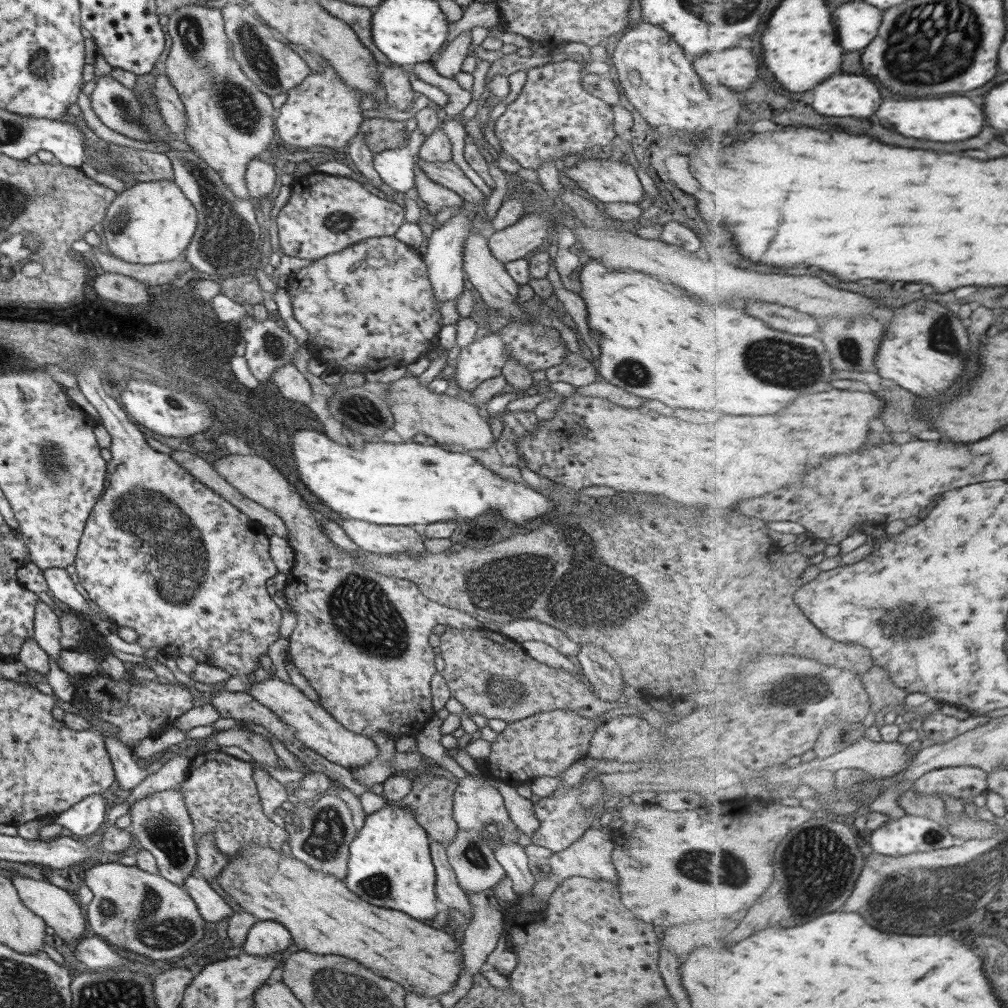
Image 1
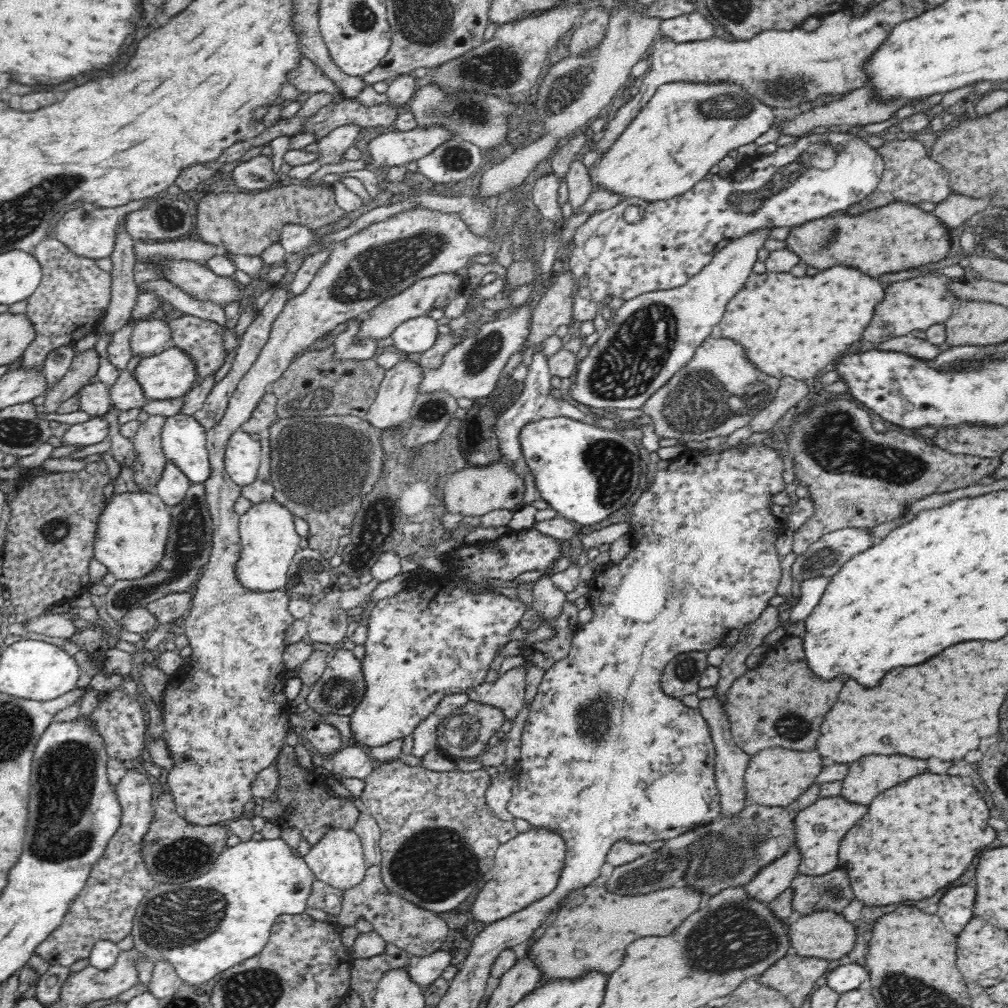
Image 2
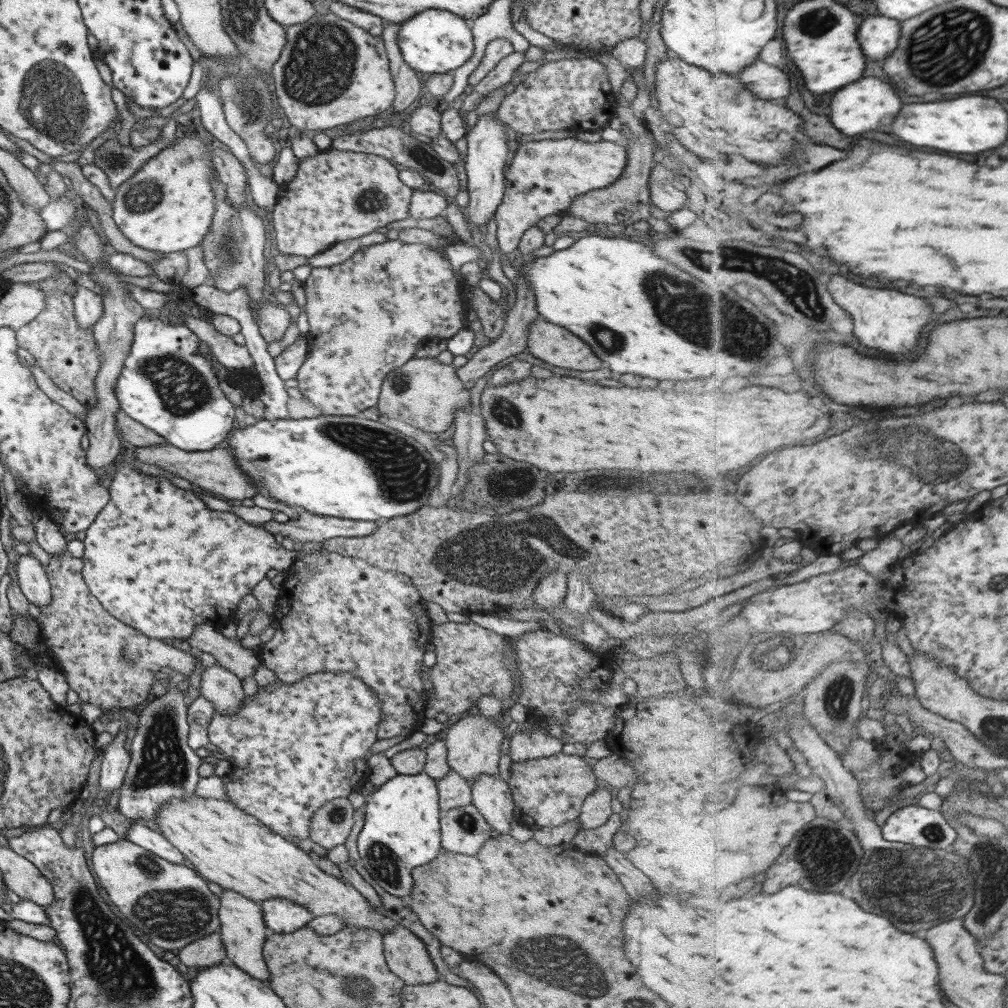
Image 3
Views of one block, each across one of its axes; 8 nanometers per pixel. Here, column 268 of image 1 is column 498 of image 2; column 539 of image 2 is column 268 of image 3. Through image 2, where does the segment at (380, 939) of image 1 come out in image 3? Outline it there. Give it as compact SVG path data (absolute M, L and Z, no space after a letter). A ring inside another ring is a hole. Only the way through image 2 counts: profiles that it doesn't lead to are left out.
M192 796L190 800L172 798L154 815L156 815L154 822L158 824L160 832L187 858L189 866L205 880L219 884L223 890L234 890L246 896L248 900L260 904L270 898L286 898L306 908L314 916L336 914L340 918L346 918L344 922L346 926L354 926L358 930L372 928L378 930L382 936L388 935L392 930L392 922L389 918L382 915L378 909L374 909L370 901L356 887L322 871L314 864L307 852L272 832L264 823L246 814L232 802L216 800L216 798L200 798L200 796Z

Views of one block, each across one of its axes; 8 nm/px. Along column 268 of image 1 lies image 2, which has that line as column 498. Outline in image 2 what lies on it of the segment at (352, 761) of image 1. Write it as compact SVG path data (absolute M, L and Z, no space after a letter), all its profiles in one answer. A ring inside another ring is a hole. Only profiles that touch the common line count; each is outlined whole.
M515 667L502 675L471 686L465 693L470 700L499 707L508 720L522 710L526 683L523 667Z

